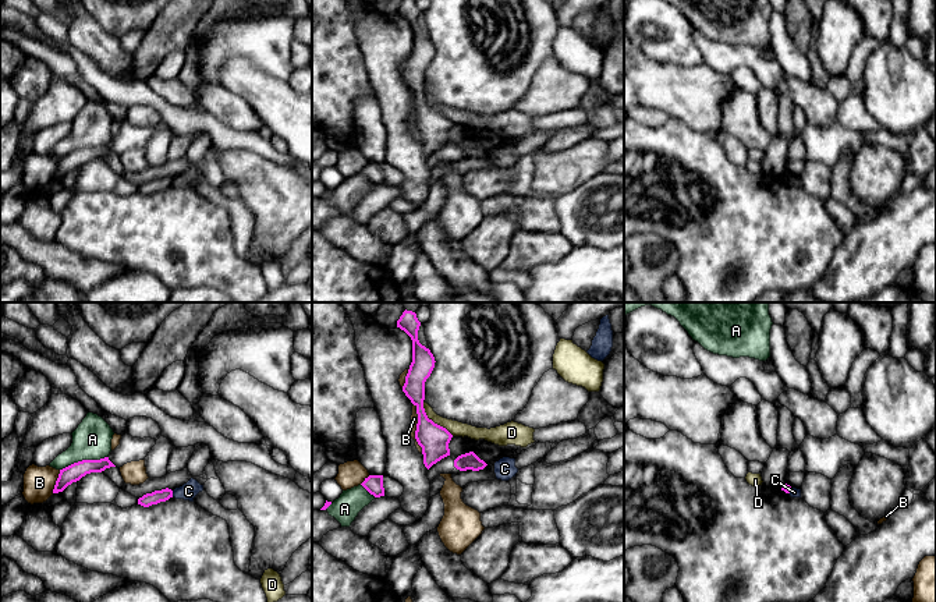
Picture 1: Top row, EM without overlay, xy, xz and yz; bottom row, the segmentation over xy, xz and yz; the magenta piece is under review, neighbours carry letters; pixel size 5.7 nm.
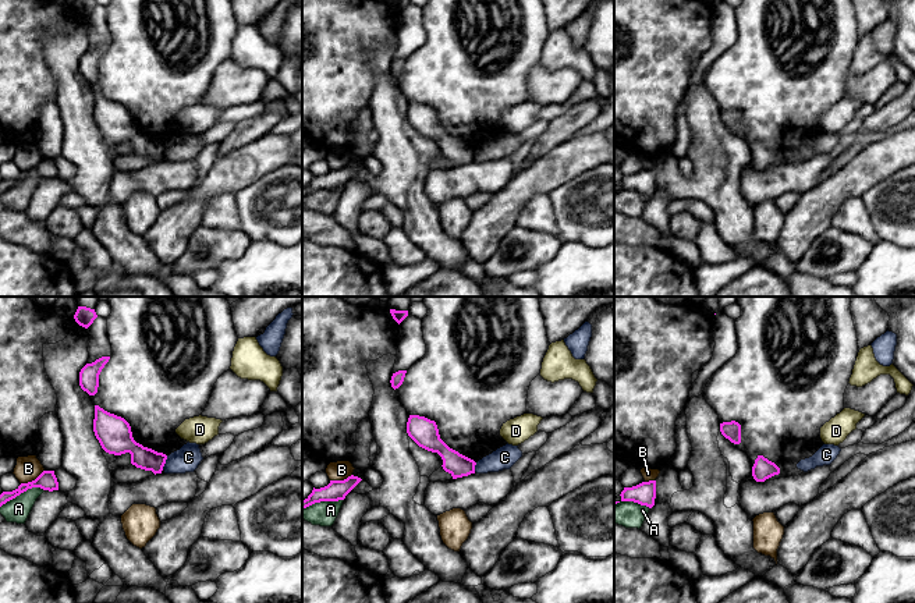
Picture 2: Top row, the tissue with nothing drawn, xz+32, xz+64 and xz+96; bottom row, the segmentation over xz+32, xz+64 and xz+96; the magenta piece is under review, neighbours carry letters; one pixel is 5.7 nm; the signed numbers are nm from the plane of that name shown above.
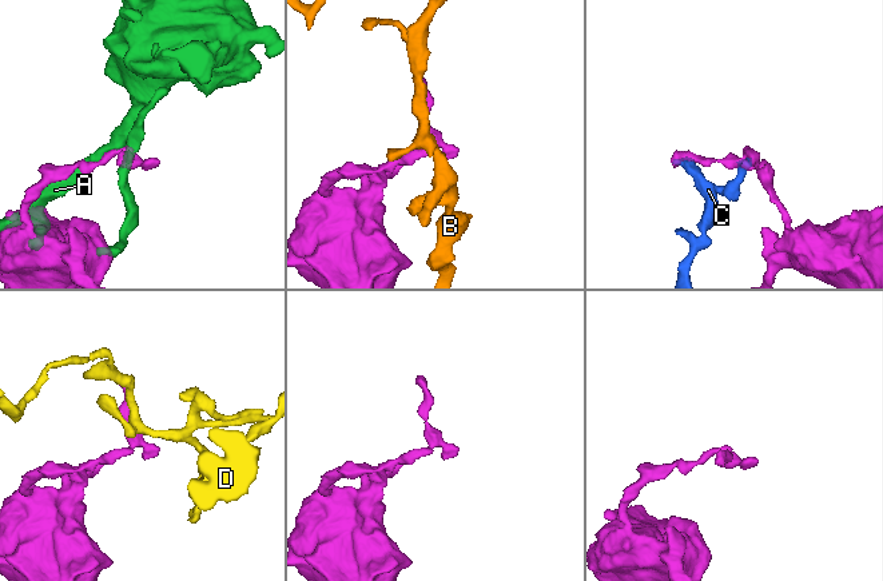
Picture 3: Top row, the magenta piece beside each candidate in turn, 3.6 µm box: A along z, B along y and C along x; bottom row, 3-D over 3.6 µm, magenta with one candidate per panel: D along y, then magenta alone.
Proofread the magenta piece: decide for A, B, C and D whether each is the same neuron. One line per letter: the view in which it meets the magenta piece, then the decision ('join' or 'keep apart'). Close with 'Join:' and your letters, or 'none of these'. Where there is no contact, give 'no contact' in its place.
A: xy | keep apart
B: xz | keep apart
C: xy | keep apart
D: xz | keep apart
Join: none of these

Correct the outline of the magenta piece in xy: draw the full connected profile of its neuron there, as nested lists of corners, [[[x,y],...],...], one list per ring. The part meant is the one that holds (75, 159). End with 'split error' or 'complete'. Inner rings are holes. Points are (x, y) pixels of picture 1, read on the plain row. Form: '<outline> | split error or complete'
[[[109,145],[100,148],[82,148],[60,157],[53,181],[63,180],[72,170],[79,169],[91,160],[102,160],[106,156],[116,155]]] | complete

